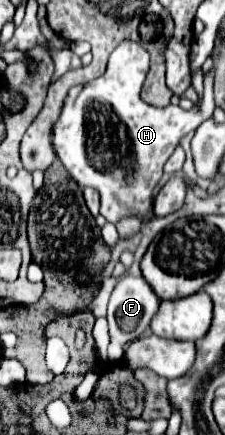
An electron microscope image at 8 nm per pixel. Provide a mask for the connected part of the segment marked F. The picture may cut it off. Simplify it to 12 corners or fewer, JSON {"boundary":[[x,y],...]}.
{"boundary":[[123,276],[109,300],[109,362],[159,310],[145,278]]}

